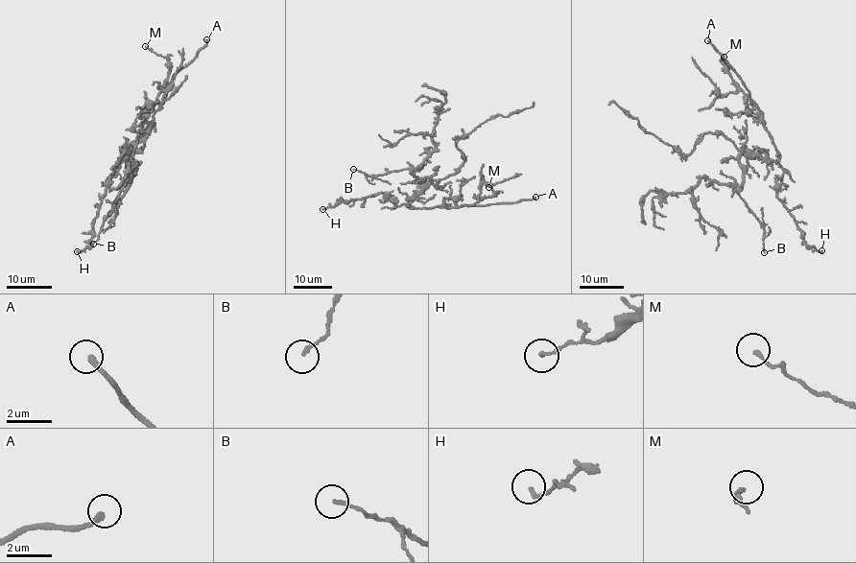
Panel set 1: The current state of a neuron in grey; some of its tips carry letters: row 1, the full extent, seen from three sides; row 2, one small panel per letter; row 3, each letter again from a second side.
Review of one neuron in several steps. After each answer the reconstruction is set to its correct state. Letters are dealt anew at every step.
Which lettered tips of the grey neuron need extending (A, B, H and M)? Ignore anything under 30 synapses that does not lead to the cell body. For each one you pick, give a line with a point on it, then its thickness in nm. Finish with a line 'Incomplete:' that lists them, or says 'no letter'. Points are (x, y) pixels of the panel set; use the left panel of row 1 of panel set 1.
A: place (206, 39); calibre 260 nm
Incomplete: A

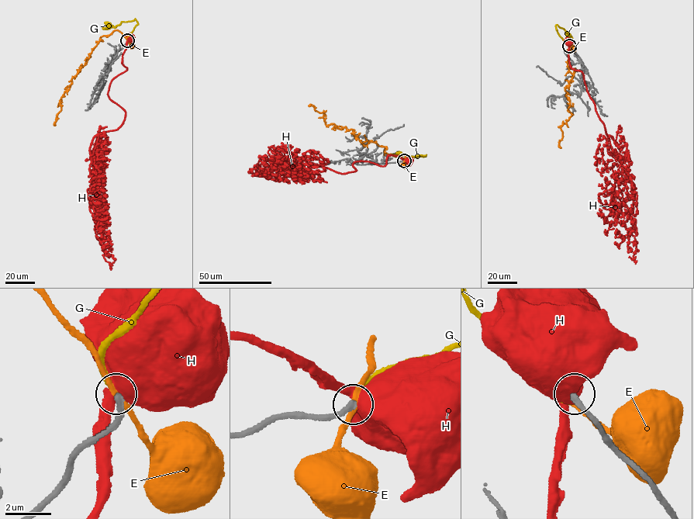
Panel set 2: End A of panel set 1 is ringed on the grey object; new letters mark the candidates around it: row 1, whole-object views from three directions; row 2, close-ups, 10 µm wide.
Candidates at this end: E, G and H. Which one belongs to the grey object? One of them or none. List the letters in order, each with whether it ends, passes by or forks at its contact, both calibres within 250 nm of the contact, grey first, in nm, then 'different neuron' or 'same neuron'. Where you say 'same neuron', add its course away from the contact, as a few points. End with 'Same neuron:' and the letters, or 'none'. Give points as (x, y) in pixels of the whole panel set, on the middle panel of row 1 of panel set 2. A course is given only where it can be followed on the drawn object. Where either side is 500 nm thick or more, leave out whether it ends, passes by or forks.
E: it passes by; 280 nm thick on the grey side, 200 nm on the other; different neuron
G: it ends there; 280 nm thick on the grey side, 240 nm on the other; same neuron; it runs (404, 160), (411, 157), (426, 154), (402, 158), (398, 153)
H: 280 nm thick on the grey side, 650 nm on the other; different neuron
Same neuron: G

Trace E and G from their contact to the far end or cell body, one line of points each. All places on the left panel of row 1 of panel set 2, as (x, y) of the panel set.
E: (128, 41), (117, 30), (100, 38), (85, 64), (72, 78), (70, 87), (63, 93), (54, 126)
G: (128, 41), (127, 37), (137, 24), (136, 19), (122, 22), (115, 27), (108, 25)

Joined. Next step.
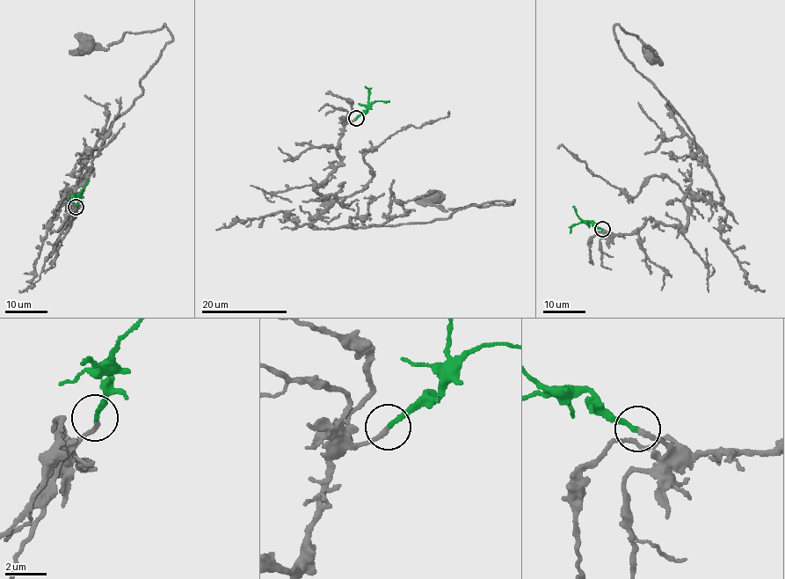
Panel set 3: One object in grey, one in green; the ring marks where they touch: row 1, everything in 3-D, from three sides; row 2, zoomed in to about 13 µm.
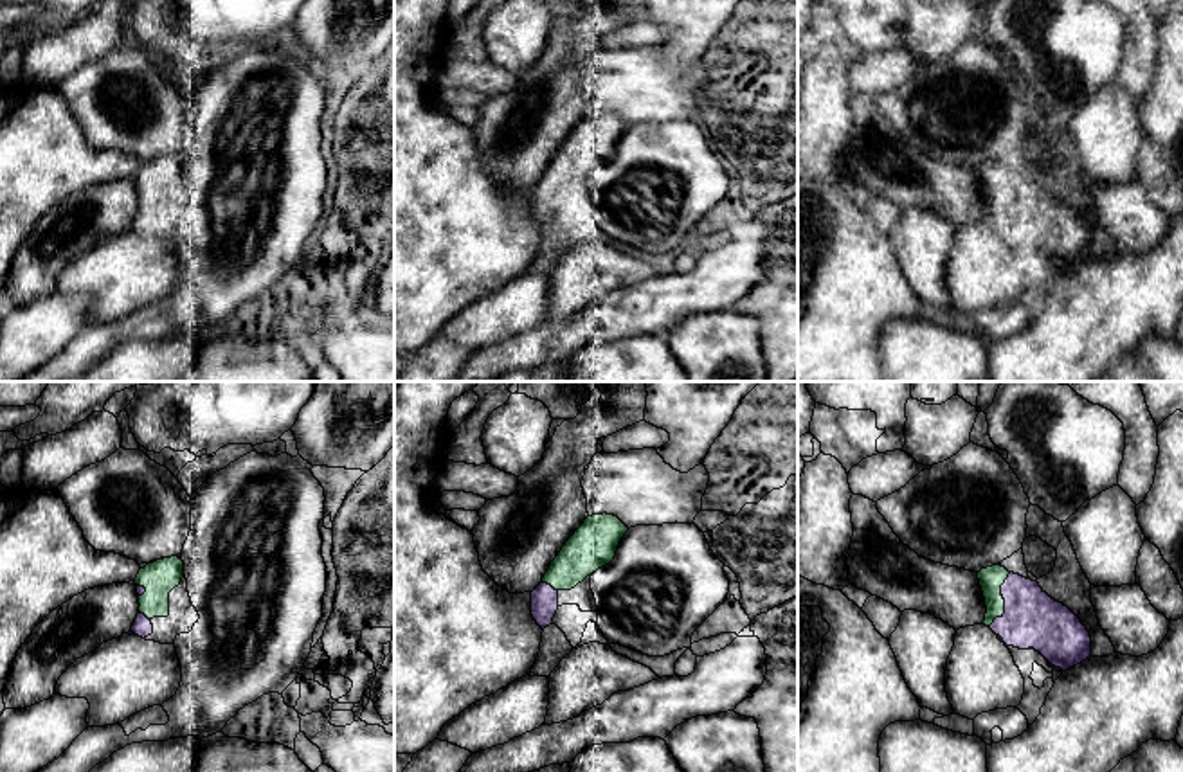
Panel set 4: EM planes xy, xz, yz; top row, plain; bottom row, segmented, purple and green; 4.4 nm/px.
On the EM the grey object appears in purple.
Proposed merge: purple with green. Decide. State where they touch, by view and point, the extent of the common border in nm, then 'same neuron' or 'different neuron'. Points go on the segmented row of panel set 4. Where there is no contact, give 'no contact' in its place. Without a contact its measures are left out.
meets purple in yz at (1005, 601); contact 260 nm long; same neuron

